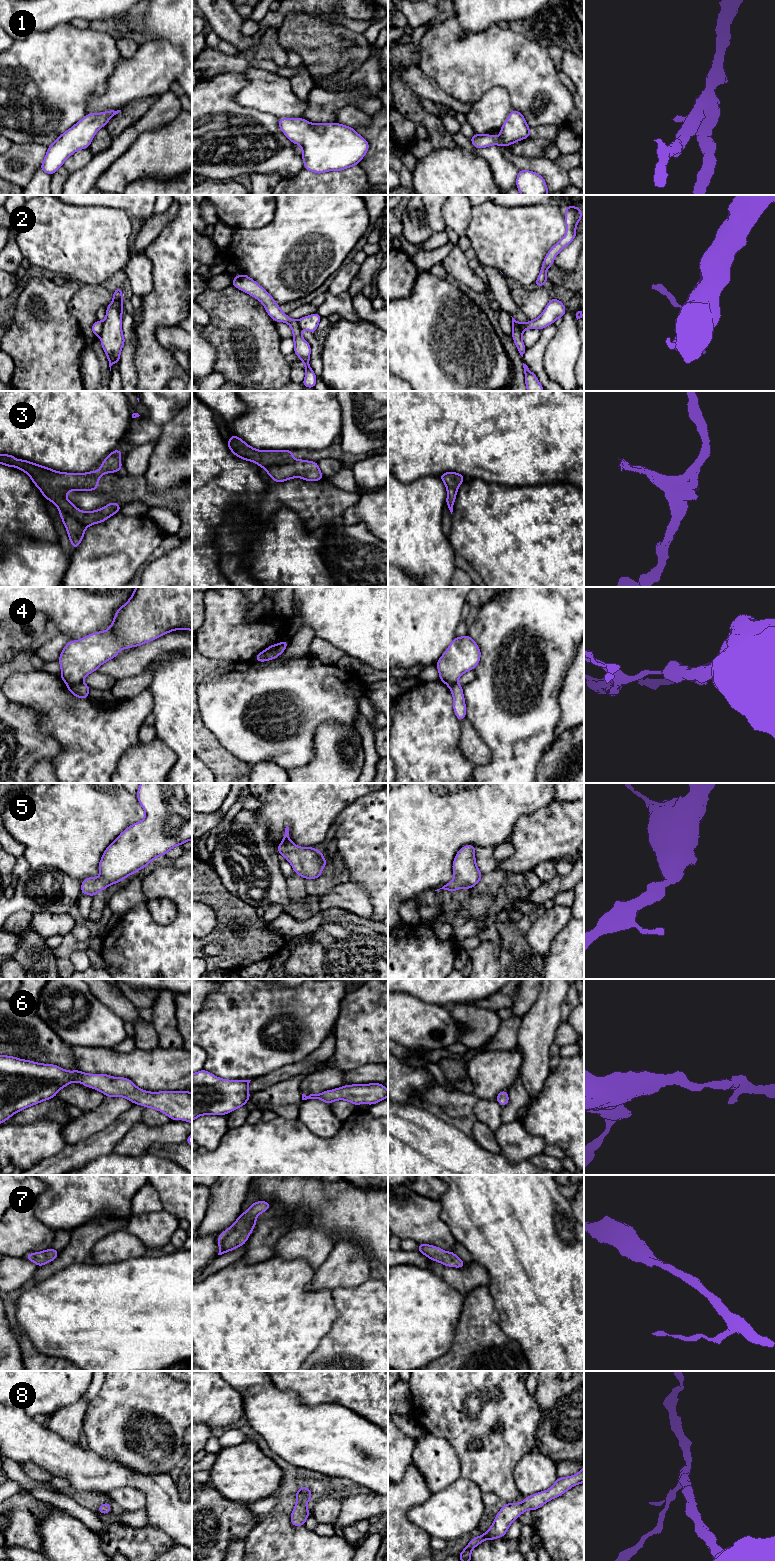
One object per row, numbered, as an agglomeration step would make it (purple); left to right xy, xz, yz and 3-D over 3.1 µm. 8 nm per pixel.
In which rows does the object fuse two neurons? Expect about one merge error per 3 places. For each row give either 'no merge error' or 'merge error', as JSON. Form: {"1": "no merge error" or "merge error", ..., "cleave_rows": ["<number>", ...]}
{"1": "no merge error", "2": "merge error", "3": "merge error", "4": "merge error", "5": "no merge error", "6": "no merge error", "7": "no merge error", "8": "no merge error", "cleave_rows": ["2", "3", "4"]}

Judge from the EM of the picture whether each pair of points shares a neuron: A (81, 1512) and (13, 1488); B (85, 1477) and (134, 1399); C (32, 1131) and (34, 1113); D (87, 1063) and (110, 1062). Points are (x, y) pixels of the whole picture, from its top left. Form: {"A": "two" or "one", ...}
{"A": "two", "B": "two", "C": "two", "D": "one"}

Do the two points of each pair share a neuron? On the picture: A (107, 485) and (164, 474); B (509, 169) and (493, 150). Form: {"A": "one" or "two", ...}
{"A": "two", "B": "one"}

